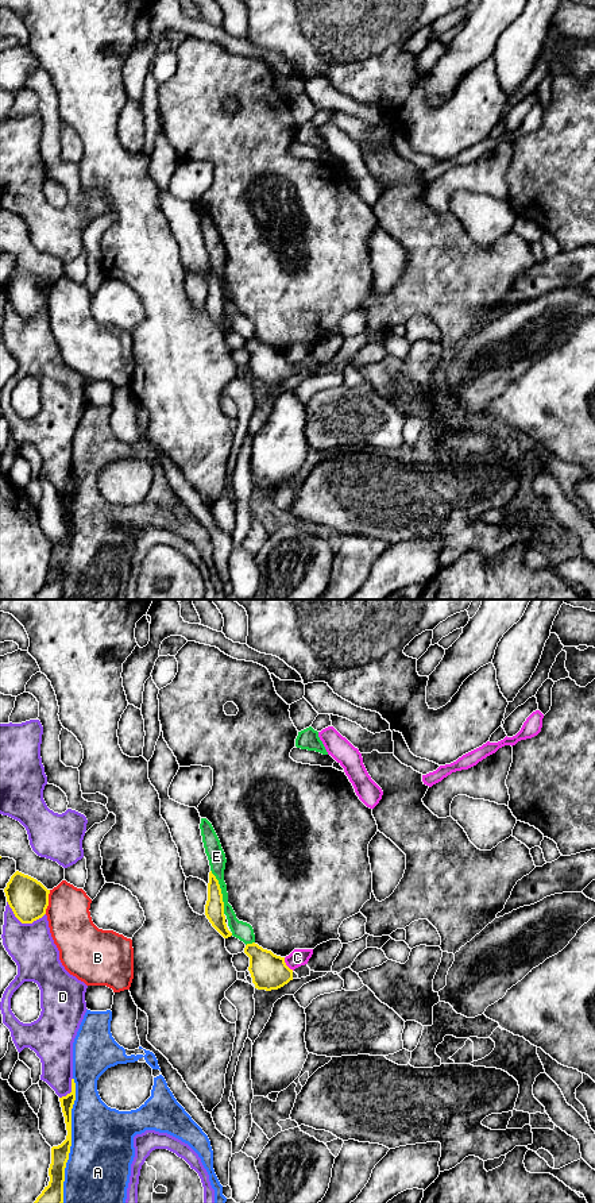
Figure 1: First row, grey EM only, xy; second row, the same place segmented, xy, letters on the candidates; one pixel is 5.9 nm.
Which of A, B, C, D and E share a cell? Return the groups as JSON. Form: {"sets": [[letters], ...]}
{"sets": [["A"], ["B"], ["C"], ["D"], ["E"]]}

